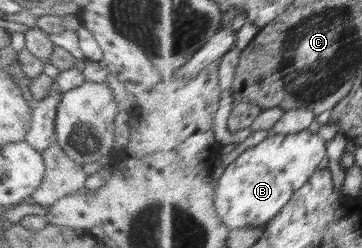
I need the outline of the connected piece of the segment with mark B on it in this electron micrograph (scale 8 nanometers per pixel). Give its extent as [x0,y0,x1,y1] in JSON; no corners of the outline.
[216,131,327,230]

